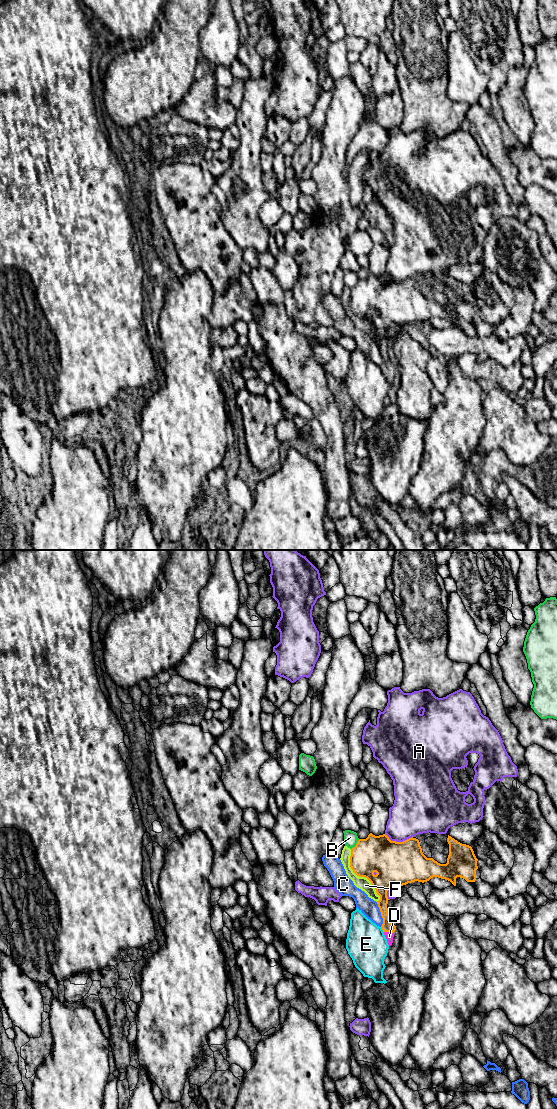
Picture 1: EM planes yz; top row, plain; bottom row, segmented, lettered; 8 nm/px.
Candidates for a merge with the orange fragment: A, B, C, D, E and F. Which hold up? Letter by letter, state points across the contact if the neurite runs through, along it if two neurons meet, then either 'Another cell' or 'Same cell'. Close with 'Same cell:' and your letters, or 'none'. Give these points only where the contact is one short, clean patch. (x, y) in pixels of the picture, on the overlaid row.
A: Another cell
B: Another cell
C: Another cell
D: Path across: yz (387, 926), (389, 931), (389, 936). Same cell
E: Another cell
F: Another cell
Same cell: D

